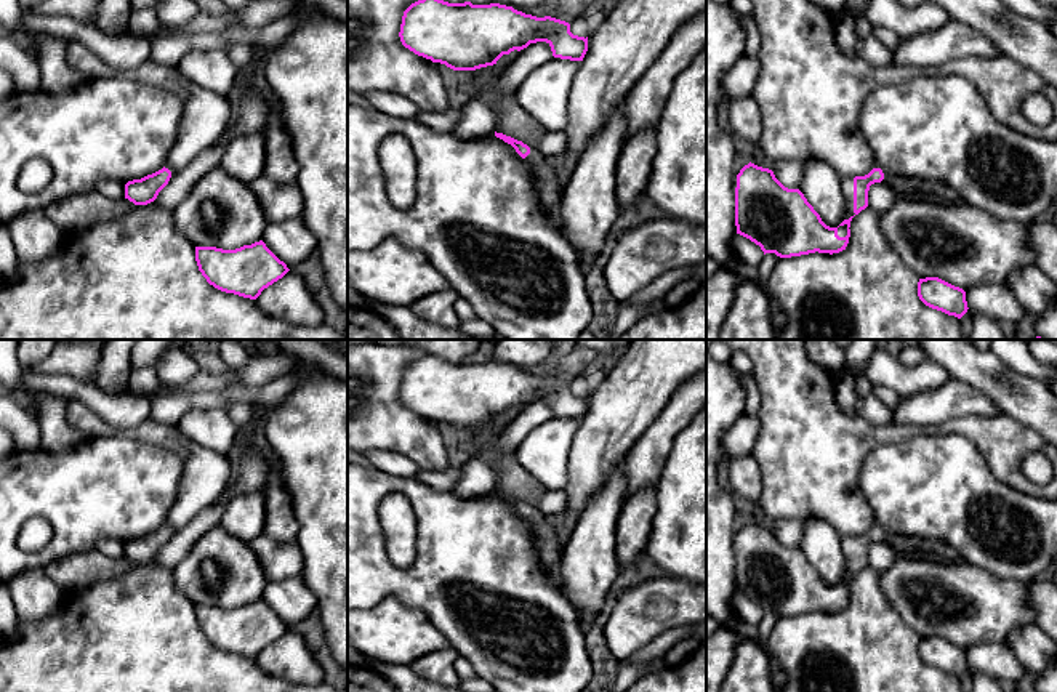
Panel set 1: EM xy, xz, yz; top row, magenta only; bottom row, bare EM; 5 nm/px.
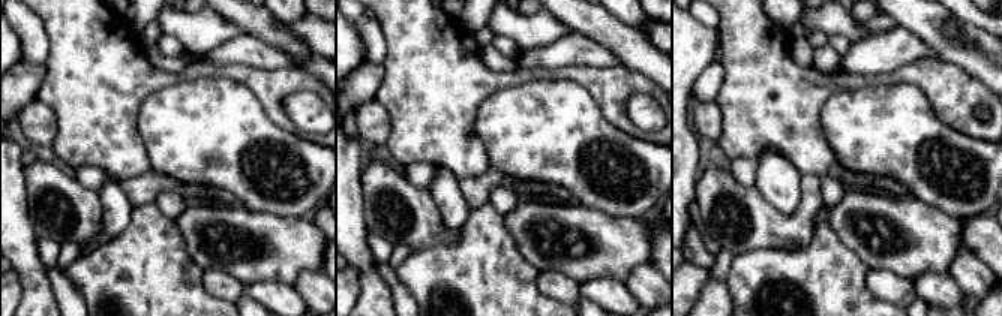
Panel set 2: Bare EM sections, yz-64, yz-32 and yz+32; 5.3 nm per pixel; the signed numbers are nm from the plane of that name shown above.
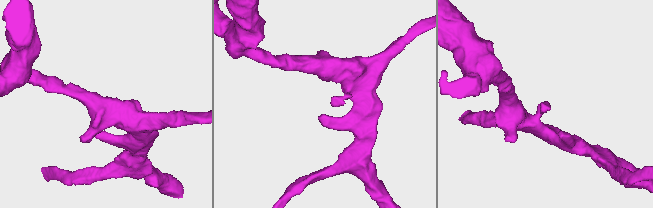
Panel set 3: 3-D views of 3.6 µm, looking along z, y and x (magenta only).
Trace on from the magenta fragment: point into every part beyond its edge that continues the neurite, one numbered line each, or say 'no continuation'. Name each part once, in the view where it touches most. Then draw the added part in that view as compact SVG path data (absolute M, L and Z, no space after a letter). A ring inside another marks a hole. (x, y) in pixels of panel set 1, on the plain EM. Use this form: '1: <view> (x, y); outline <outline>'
1: yz (848, 542); outline M842 537L844 557L846 557L846 578L854 575L854 537Z

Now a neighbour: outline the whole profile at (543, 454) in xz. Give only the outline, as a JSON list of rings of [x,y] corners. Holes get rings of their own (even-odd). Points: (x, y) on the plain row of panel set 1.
[[[553,416],[530,431],[517,445],[517,463],[548,490],[569,484],[569,455],[581,420]]]

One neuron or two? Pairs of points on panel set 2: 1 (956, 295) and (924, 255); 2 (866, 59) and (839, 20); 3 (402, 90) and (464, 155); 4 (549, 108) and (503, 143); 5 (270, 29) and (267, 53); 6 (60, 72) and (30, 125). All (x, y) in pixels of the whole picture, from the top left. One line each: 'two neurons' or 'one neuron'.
1: one neuron
2: two neurons
3: one neuron
4: one neuron
5: two neurons
6: two neurons

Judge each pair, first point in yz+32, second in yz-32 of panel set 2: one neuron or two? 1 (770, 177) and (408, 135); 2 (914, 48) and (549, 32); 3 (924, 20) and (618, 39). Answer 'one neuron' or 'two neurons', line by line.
1: two neurons
2: two neurons
3: one neuron

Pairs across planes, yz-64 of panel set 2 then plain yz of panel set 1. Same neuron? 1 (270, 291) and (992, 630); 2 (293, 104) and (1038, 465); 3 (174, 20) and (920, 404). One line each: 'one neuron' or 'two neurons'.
1: one neuron
2: one neuron
3: two neurons

